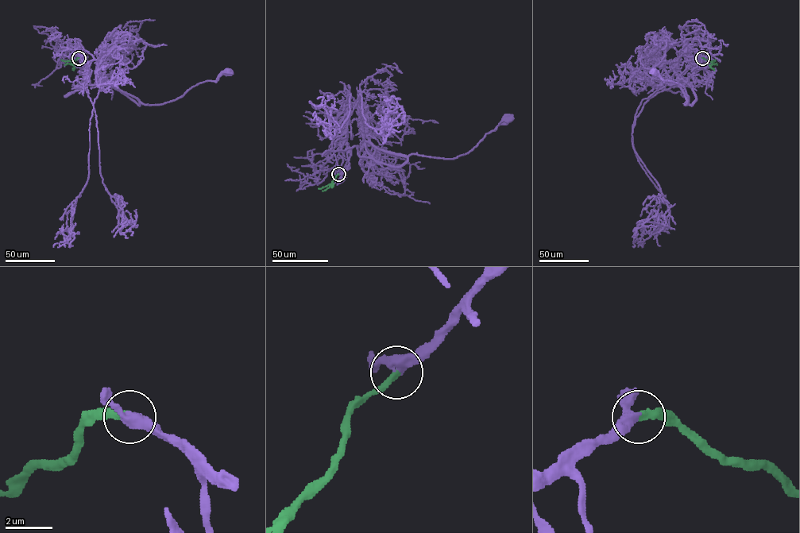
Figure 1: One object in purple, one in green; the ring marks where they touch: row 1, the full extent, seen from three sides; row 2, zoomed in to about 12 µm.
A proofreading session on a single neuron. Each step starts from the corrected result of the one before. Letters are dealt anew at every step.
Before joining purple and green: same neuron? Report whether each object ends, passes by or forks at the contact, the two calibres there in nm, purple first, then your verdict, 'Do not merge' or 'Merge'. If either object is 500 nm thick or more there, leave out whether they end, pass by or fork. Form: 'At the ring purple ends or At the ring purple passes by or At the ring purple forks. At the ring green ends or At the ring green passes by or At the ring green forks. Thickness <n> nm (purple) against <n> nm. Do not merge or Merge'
At the ring purple passes by. At the ring green ends. Thickness 400 nm (purple) against 320 nm. Merge

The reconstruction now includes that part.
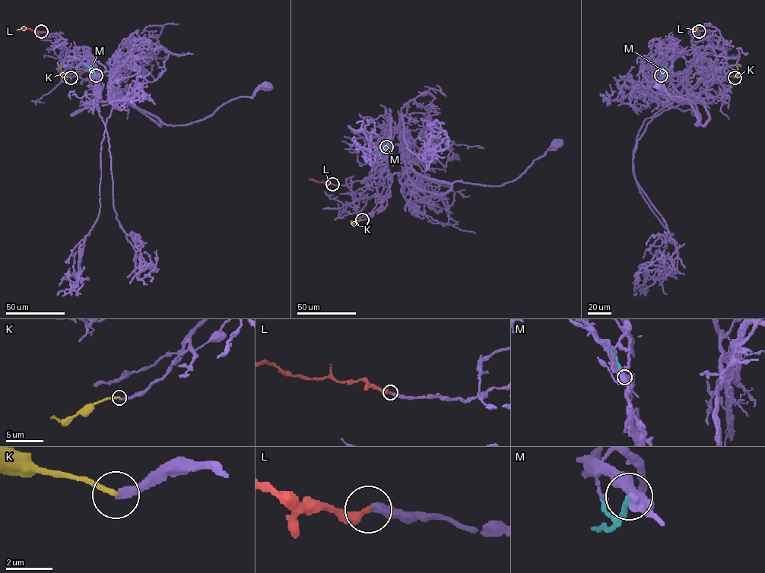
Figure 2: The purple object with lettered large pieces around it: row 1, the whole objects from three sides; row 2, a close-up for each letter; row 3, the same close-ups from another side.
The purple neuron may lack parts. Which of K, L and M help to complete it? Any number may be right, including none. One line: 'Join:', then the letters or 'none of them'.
Join: L

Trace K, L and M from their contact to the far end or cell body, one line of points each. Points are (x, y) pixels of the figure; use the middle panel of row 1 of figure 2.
K: (362, 220), (353, 223), (351, 220)
L: (331, 184), (309, 178)
M: (386, 146), (374, 152)

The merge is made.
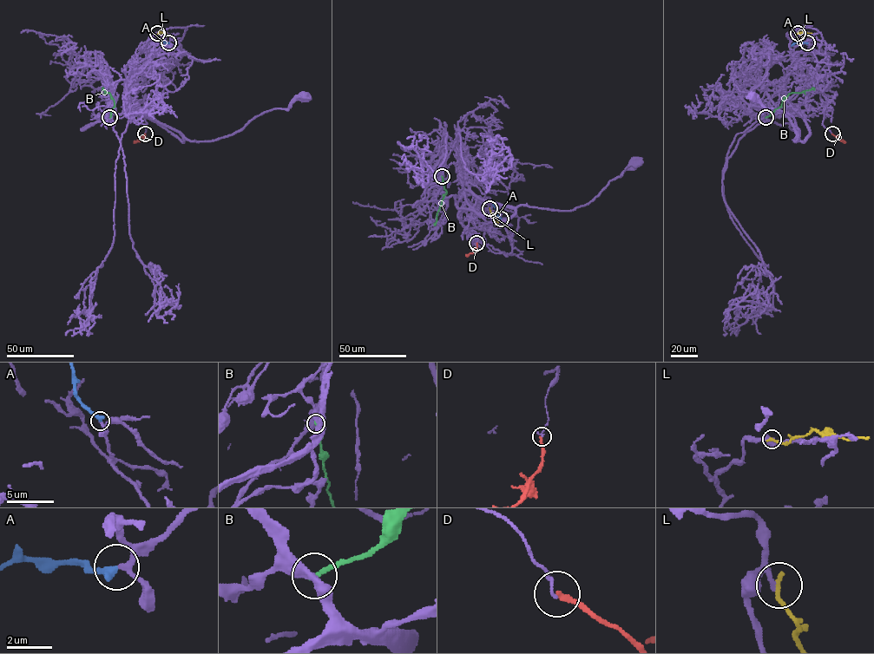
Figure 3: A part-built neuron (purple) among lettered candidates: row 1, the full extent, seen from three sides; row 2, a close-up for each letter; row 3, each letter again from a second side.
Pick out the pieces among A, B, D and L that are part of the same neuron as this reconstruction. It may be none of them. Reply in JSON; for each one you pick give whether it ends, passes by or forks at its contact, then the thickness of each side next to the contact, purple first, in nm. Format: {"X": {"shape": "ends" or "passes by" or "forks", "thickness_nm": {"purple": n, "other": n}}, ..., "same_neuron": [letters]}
{"A": {"shape": "ends", "thickness_nm": {"purple": 200, "other": 400}}, "same_neuron": ["A"]}

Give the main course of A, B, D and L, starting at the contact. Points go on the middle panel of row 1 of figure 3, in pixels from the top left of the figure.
A: (501, 219), (493, 202)
B: (442, 176), (446, 192), (434, 225)
D: (477, 243), (474, 252), (465, 256)
L: (489, 208), (498, 222)

